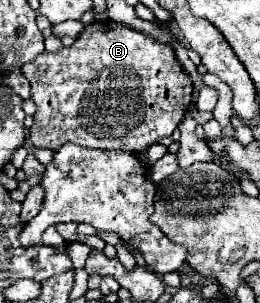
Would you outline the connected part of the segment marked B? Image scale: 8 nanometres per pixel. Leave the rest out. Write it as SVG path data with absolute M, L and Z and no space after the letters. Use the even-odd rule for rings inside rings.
M110 19L86 25L76 41L70 47L62 47L62 51L40 53L34 61L22 65L22 73L30 81L30 99L36 103L30 141L34 147L50 151L58 151L62 145L74 143L100 151L126 149L140 153L160 137L172 135L192 103L192 79L182 65L178 65L174 49L170 49L170 45L162 45L152 35L142 35L140 31Z

